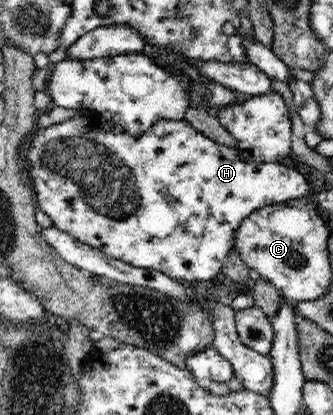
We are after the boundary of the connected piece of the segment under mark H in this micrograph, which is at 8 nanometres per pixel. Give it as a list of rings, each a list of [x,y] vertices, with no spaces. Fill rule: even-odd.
[[[88,112],[88,115],[80,115],[78,118],[72,118],[72,120],[66,120],[66,122],[63,121],[57,124],[52,124],[48,127],[37,128],[34,132],[34,136],[32,136],[30,148],[28,148],[28,152],[26,152],[26,166],[28,165],[30,165],[30,170],[27,170],[26,168],[26,172],[30,172],[30,180],[31,182],[34,182],[34,188],[36,188],[36,192],[38,192],[38,198],[40,198],[39,208],[44,208],[43,212],[45,212],[51,218],[52,222],[54,222],[54,227],[56,227],[58,230],[61,230],[62,232],[65,232],[66,234],[69,234],[70,236],[73,236],[74,238],[77,238],[80,242],[90,245],[92,248],[101,250],[106,256],[109,256],[110,258],[120,259],[121,261],[124,261],[135,267],[154,269],[167,274],[175,280],[178,280],[179,278],[180,281],[192,280],[192,282],[194,282],[194,280],[213,280],[216,282],[221,277],[222,265],[224,262],[226,262],[226,258],[228,258],[228,254],[230,254],[230,250],[233,248],[233,239],[236,238],[236,235],[234,235],[236,234],[236,228],[240,226],[240,222],[242,222],[242,220],[244,220],[248,214],[252,214],[252,211],[260,210],[261,207],[268,206],[270,204],[286,202],[288,200],[306,196],[308,194],[308,190],[310,190],[310,186],[308,186],[306,178],[304,178],[300,172],[296,172],[296,170],[292,170],[292,168],[286,168],[286,165],[284,165],[283,162],[254,163],[244,161],[244,159],[239,156],[236,148],[220,145],[219,143],[212,141],[210,138],[204,136],[204,133],[196,131],[196,129],[194,129],[192,125],[183,118],[160,118],[154,122],[145,133],[142,133],[140,138],[134,138],[128,133],[124,132],[124,130],[122,130],[120,126],[116,125],[116,123],[102,119],[101,116],[97,113]]]

